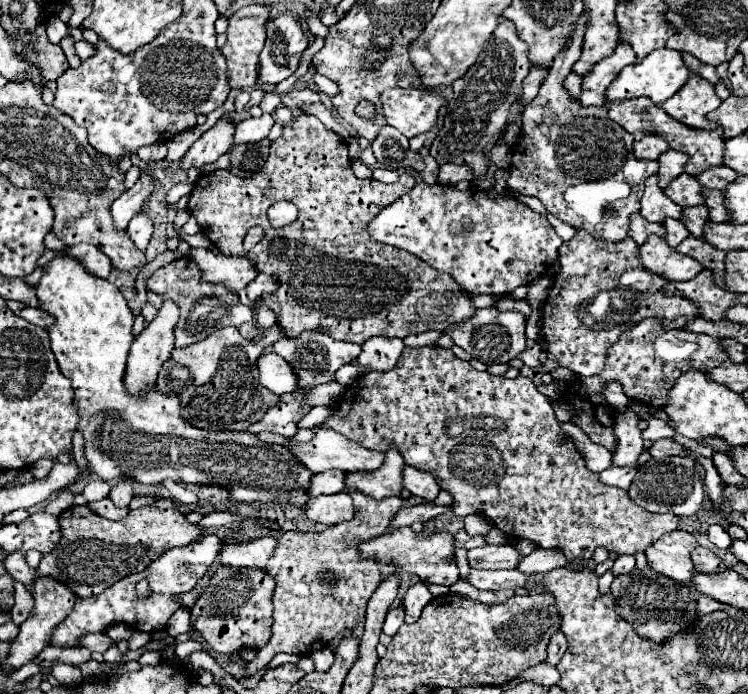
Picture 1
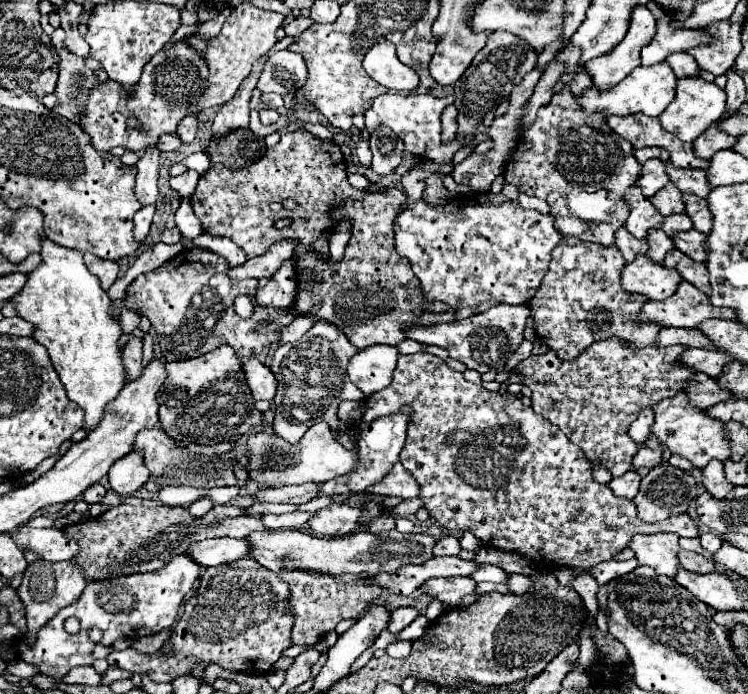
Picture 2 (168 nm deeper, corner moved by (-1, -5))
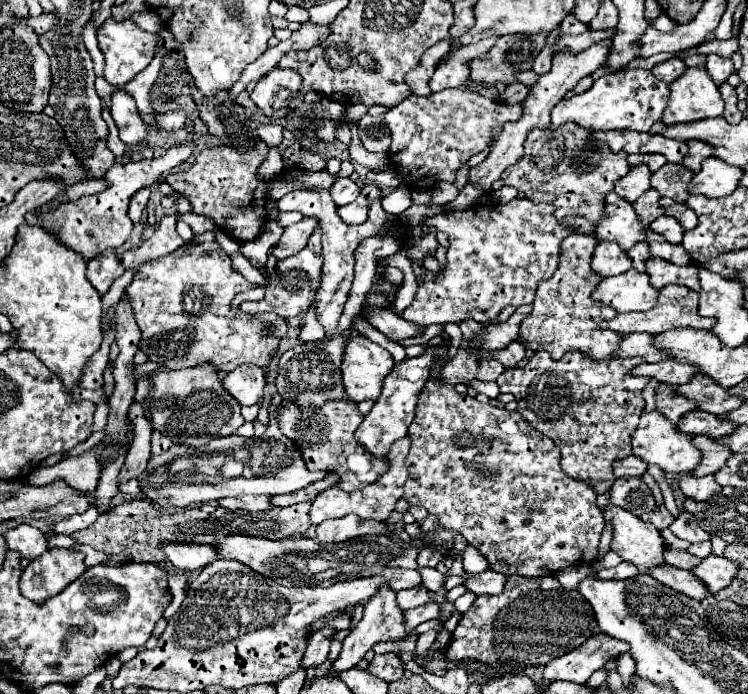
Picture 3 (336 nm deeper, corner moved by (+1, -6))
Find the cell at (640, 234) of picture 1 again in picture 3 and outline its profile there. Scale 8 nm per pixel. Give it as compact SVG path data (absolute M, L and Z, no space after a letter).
M600 242L592 256L592 270L600 276L616 276L632 268L632 262L618 242Z

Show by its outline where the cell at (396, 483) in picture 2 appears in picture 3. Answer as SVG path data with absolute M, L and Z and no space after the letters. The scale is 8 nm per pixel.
M330 400L320 408L316 408L316 406L298 408L294 402L278 406L280 430L290 440L294 440L296 446L302 450L306 466L310 470L338 472L338 476L340 476L338 486L346 492L360 490L360 488L376 482L380 478L380 474L384 474L384 470L388 470L388 462L374 458L372 454L368 454L368 450L364 450L364 446L360 446L354 440L354 430L360 426L362 418L364 416L358 412L358 408L354 404L348 404L348 400L338 400L338 402Z

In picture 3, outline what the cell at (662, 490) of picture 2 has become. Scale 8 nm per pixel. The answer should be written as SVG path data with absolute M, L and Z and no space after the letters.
M656 504L656 510L652 510L652 512L644 514L644 516L642 516L642 520L644 520L644 522L654 524L658 530L664 530L664 528L668 528L676 518L668 512L668 508L666 508L664 504Z

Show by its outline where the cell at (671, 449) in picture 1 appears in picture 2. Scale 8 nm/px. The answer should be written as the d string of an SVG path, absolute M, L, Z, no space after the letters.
M640 447L640 451L638 451L638 453L634 455L634 459L632 459L632 469L638 469L638 467L654 469L660 461L662 461L662 451L660 451L660 449Z

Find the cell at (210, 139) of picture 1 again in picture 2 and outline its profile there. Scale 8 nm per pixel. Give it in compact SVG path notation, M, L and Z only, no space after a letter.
M268 53L262 55L254 65L252 65L252 73L250 77L246 77L246 81L242 81L242 85L238 87L236 95L218 109L216 117L214 117L214 125L212 131L214 133L228 133L230 129L240 129L240 127L248 127L248 115L250 115L250 97L252 91L256 87L256 81L262 73L262 67L268 59Z

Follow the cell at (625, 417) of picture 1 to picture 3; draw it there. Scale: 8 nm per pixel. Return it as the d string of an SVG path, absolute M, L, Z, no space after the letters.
M651 379L646 385L646 388L642 390L643 398L646 400L646 406L644 406L644 410L654 410L655 394L659 384L660 383L657 380Z

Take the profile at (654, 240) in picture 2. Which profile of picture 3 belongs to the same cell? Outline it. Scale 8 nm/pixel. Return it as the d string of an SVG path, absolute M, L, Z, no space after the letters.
M638 242L634 248L628 250L628 256L632 258L634 268L638 272L646 272L646 260L650 258L650 254L648 254L648 242Z

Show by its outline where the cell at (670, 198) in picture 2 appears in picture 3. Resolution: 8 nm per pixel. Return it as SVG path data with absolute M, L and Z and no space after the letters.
M648 190L646 194L642 194L636 202L634 202L634 208L636 208L636 214L638 218L648 226L652 220L656 220L658 216L664 214L664 208L660 206L660 194L656 194L656 190Z

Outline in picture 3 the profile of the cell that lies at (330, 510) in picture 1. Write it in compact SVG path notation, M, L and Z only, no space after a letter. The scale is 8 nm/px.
M346 514L344 518L332 518L316 526L320 542L346 542L366 534L388 534L384 522L362 520L356 514Z

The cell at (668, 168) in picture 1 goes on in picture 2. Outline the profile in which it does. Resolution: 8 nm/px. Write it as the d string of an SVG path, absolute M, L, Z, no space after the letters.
M646 161L642 165L642 173L638 177L638 181L634 183L636 187L642 189L644 197L652 197L654 193L658 193L658 189L662 189L670 179L666 179L666 163L664 161Z

